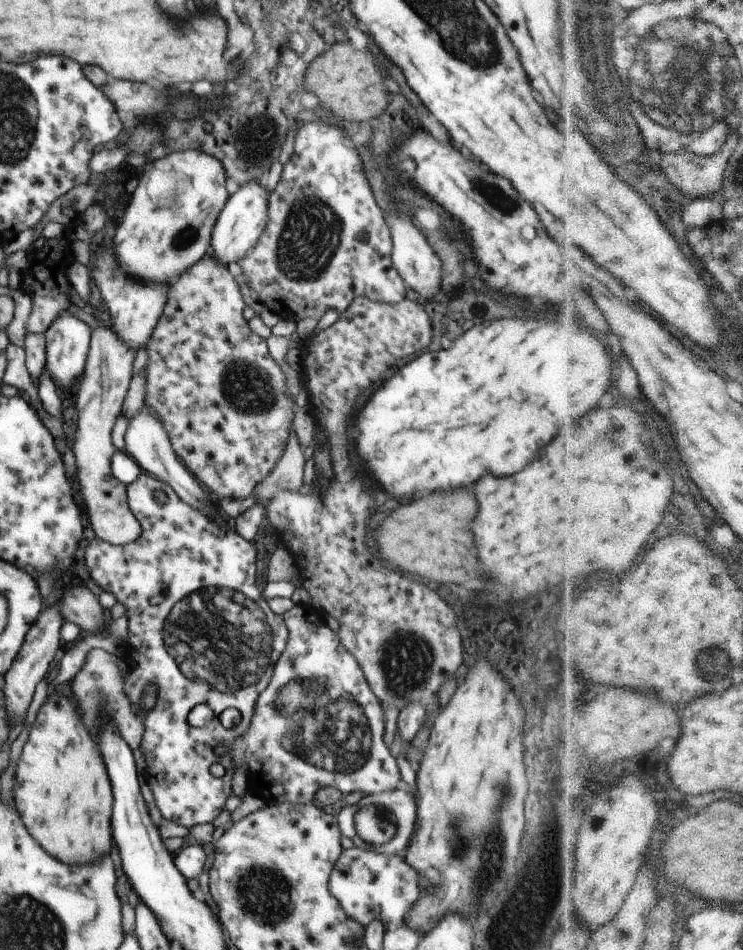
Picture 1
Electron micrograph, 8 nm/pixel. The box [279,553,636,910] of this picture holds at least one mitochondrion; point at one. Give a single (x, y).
(407, 660)

